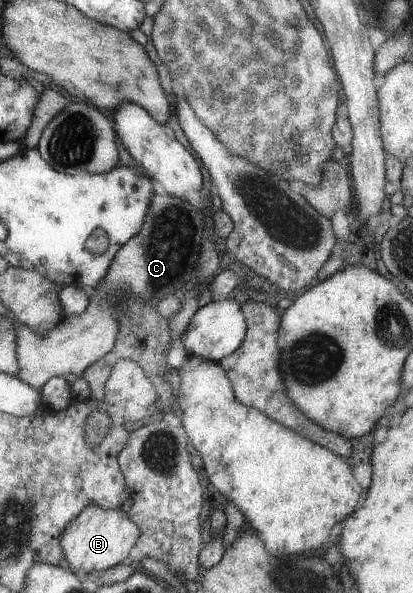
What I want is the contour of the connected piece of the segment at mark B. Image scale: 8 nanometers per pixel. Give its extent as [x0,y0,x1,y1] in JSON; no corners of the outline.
[61,505,141,574]

